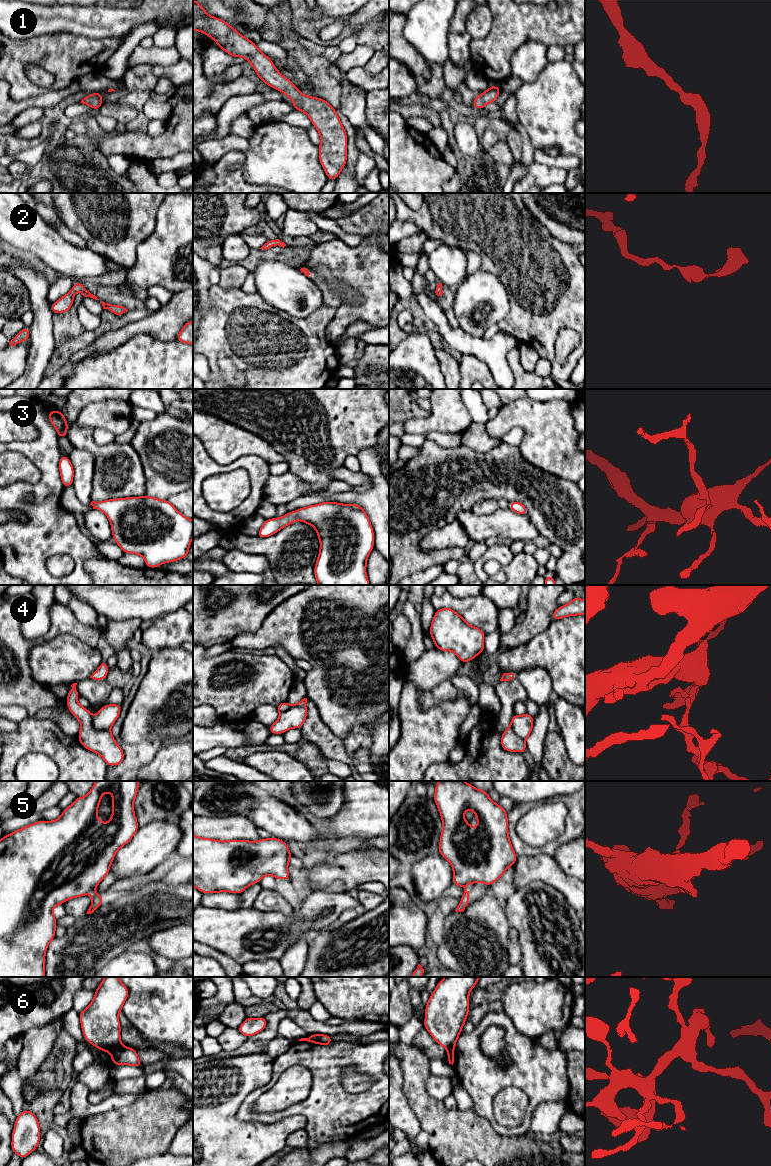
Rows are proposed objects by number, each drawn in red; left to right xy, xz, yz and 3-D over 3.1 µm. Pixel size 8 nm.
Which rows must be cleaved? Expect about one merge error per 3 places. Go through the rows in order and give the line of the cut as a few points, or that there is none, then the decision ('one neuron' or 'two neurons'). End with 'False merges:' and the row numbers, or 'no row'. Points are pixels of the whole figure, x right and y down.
1: no cut | one neuron
2: no cut | one neuron
3: no cut | one neuron
4: xy (91, 717), (91, 723), (95, 728), (109, 729) | two neurons
5: xy (94, 888), (91, 892) | two neurons
6: xy (121, 1045), (111, 1052) | two neurons
False merges: 4, 5, 6

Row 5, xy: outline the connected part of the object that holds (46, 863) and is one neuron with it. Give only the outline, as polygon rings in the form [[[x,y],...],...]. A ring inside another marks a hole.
[[[96,781],[86,796],[77,797],[69,807],[63,809],[59,819],[54,821],[38,821],[0,839],[0,977],[45,977],[45,954],[49,943],[56,938],[55,929],[57,927],[57,919],[53,915],[53,908],[71,898],[91,894],[109,873],[116,852],[127,844],[139,829],[134,813],[134,800],[139,785],[139,781]],[[106,792],[114,794],[111,800],[112,817],[107,824],[100,821],[96,816],[102,794]]]

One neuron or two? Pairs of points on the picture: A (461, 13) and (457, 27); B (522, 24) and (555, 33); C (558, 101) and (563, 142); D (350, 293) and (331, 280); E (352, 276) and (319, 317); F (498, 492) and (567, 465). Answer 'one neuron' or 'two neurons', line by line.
A: one neuron
B: one neuron
C: one neuron
D: one neuron
E: two neurons
F: two neurons

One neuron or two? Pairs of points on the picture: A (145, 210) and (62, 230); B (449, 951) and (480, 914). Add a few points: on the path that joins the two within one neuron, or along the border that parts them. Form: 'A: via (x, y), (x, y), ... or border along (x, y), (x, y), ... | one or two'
A: border along (60, 219), (86, 243) | two
B: via (458, 942), (477, 923) | one

